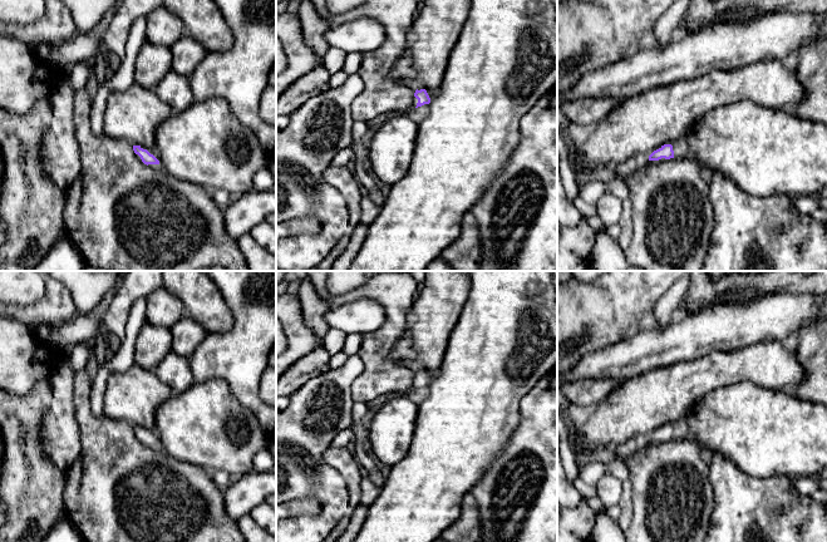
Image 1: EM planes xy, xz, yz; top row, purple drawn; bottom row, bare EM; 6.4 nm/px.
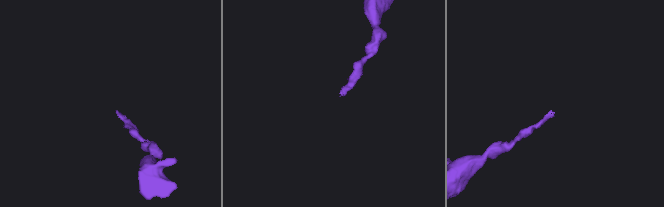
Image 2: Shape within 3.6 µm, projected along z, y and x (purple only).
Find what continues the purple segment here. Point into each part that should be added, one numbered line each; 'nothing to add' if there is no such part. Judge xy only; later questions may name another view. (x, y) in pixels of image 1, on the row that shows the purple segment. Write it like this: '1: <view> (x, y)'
1: xy (153, 151)

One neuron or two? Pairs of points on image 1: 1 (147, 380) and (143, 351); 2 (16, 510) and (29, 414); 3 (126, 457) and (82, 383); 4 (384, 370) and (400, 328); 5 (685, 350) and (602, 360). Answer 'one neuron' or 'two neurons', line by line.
1: two neurons
2: one neuron
3: one neuron
4: one neuron
5: one neuron

